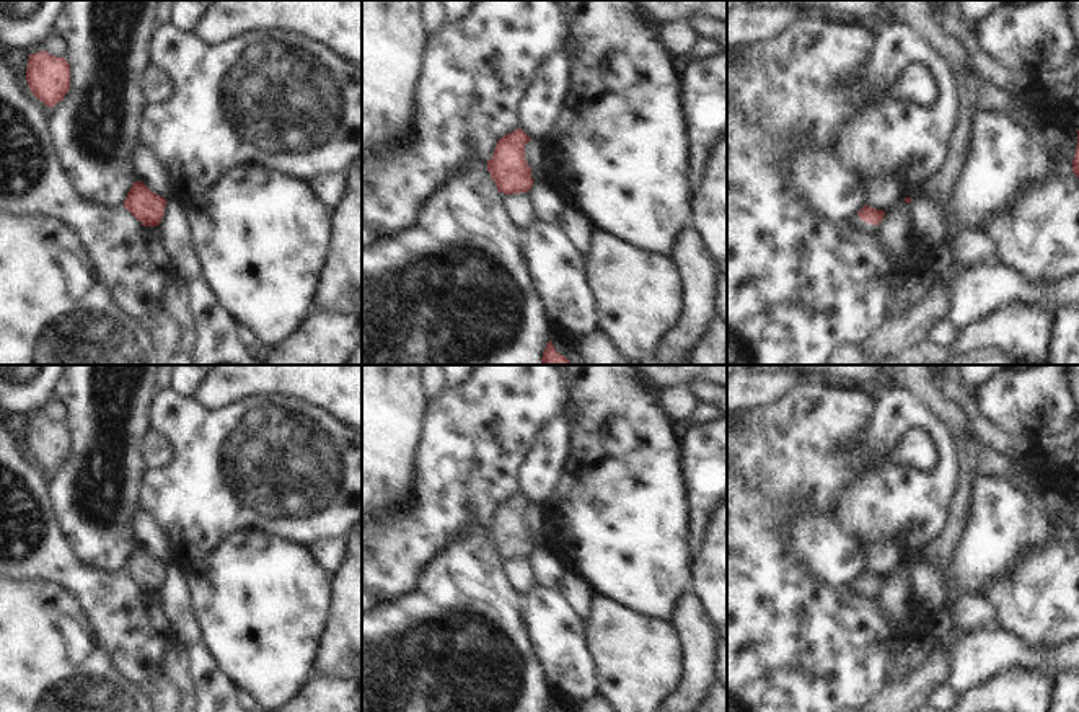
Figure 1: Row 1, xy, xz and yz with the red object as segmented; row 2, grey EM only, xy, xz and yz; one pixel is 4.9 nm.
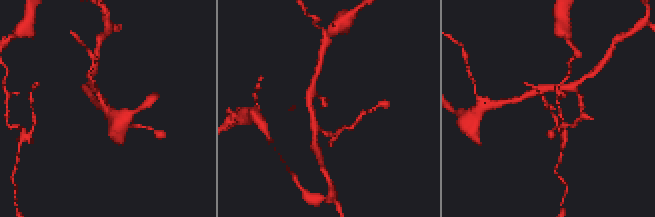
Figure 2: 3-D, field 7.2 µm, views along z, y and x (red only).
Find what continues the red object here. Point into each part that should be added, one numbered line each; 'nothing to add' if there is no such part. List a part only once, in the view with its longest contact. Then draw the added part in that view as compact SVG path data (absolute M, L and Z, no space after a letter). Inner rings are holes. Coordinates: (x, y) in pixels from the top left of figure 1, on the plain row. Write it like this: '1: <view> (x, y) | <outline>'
nothing to add

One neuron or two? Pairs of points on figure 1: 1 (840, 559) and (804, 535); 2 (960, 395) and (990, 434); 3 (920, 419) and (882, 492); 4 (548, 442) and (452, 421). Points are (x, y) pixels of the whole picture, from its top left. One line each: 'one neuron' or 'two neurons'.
1: one neuron
2: one neuron
3: one neuron
4: two neurons

